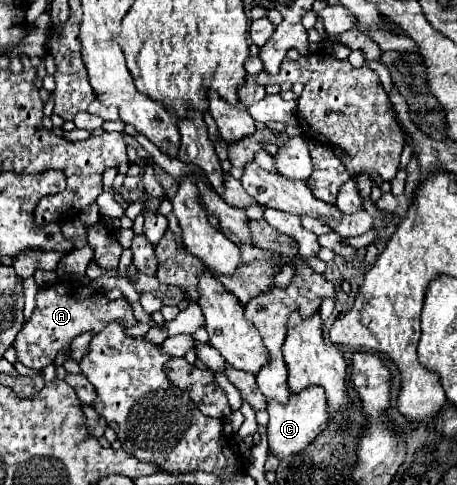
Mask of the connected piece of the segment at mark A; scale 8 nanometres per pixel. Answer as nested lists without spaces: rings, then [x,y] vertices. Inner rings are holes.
[[[53,286],[40,289],[36,295],[36,306],[32,316],[25,322],[21,332],[17,334],[17,360],[33,370],[43,370],[45,366],[53,364],[57,352],[71,344],[71,340],[83,332],[101,332],[111,320],[121,320],[125,326],[137,324],[133,310],[125,298],[109,302],[101,294],[91,294],[87,300],[77,300],[77,292],[71,290],[69,294],[57,294]]]

